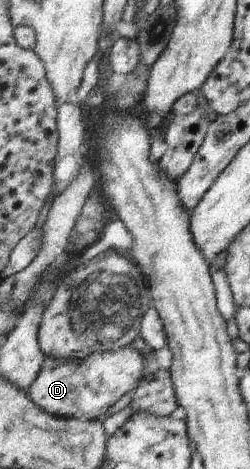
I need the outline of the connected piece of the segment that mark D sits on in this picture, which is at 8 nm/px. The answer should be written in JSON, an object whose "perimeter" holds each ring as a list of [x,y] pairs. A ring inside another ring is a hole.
{"perimeter":[[[132,346],[103,351],[86,359],[64,361],[46,357],[38,379],[28,391],[29,398],[46,412],[68,419],[98,420],[130,390],[145,379],[147,356]]]}

